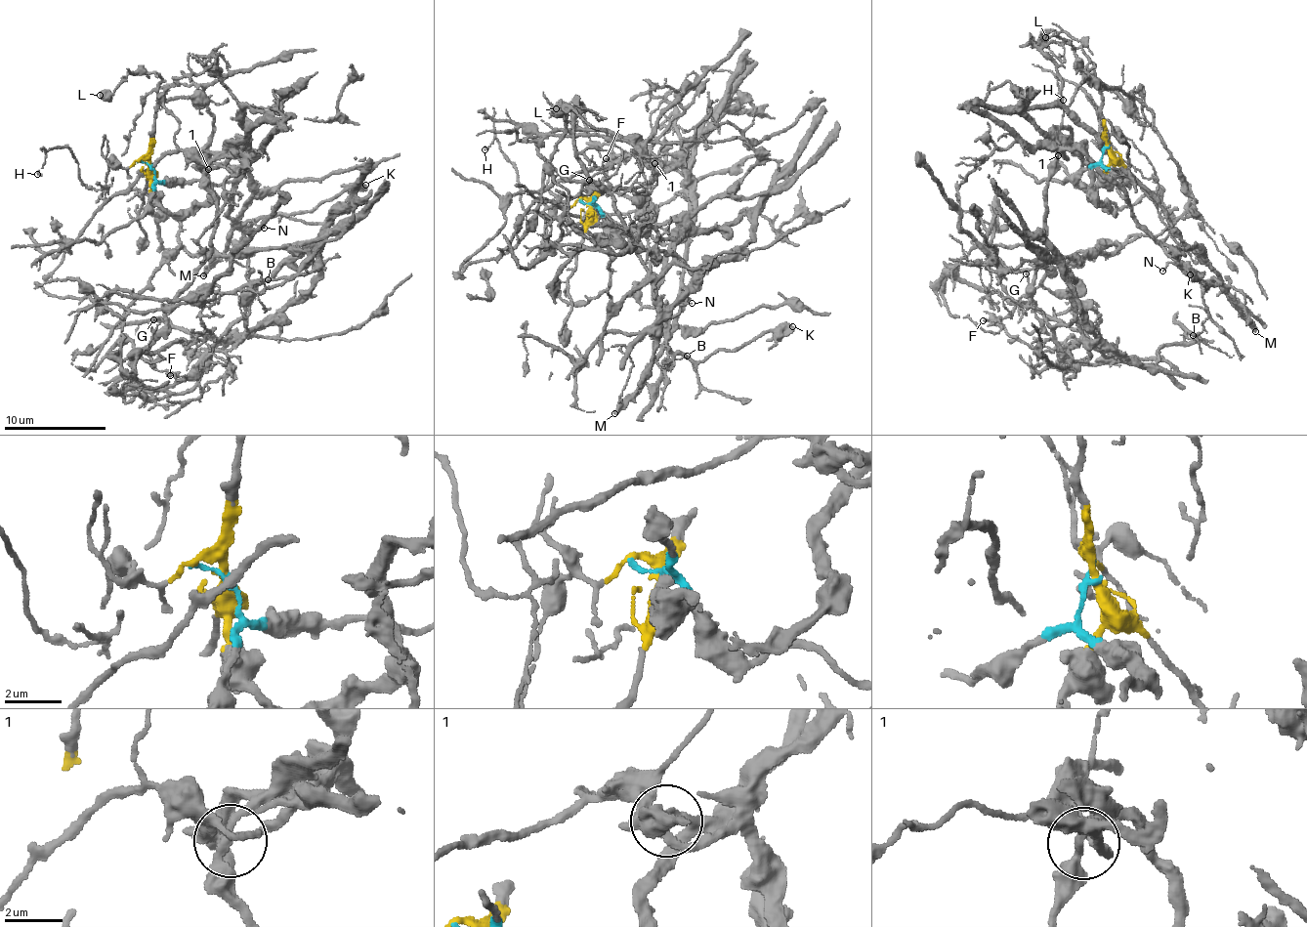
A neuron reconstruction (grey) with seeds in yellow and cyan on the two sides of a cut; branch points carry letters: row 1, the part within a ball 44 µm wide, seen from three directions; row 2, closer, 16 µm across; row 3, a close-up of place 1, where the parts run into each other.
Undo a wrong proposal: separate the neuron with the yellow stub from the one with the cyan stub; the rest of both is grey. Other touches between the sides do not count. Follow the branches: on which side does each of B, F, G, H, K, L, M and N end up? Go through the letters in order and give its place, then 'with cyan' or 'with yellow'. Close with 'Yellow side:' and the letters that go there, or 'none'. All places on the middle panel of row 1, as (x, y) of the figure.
B: place (687, 356); with cyan
F: place (606, 158); with yellow
G: place (589, 180); with yellow
H: place (484, 149); with yellow
K: place (792, 326); with cyan
L: place (556, 108); with yellow
M: place (614, 413); with yellow
N: place (692, 303); with cyan
Yellow side: F, G, H, L, M

